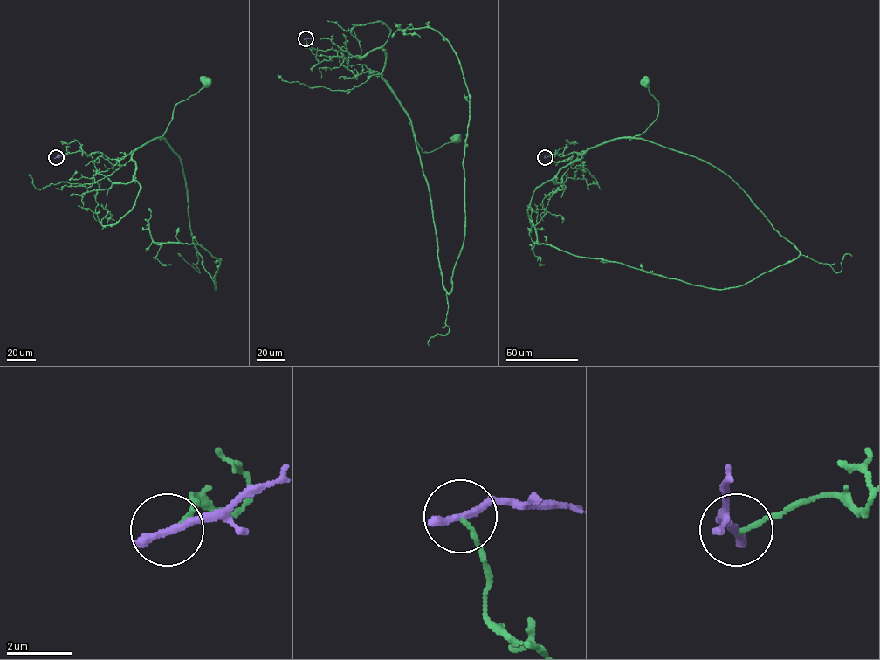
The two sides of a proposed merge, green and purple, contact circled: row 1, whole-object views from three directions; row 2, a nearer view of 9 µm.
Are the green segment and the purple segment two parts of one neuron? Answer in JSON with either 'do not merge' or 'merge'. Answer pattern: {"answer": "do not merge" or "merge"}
{"answer": "do not merge"}

